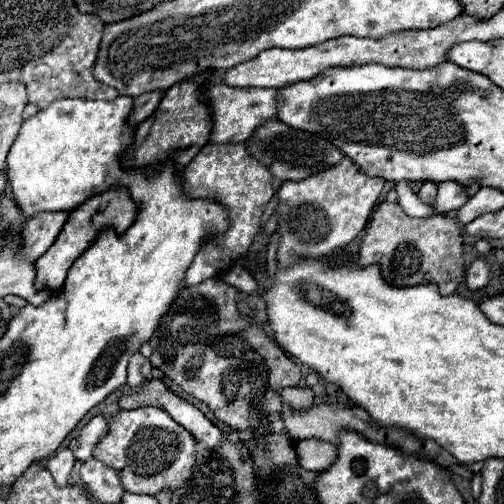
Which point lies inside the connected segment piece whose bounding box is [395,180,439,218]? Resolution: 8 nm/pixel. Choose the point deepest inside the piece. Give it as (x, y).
(410, 202)

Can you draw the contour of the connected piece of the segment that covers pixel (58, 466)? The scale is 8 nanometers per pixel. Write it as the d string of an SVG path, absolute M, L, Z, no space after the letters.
M63 448L63 450L59 450L55 456L49 458L47 468L51 470L51 474L53 474L53 478L57 480L57 484L63 486L63 484L69 482L69 474L71 474L73 464L75 464L73 452L71 452L69 448Z

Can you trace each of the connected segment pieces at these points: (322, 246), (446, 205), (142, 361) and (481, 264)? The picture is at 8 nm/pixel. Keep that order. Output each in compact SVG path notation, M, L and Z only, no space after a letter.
M343 158L343 164L337 164L335 168L323 170L315 176L309 176L307 180L301 182L283 182L281 188L277 190L279 194L279 204L277 204L277 212L279 212L279 234L281 234L281 242L279 242L279 250L277 250L277 260L281 266L289 266L293 260L305 256L305 258L319 258L325 256L337 248L347 246L353 238L357 238L363 228L369 222L369 216L373 212L373 208L377 206L377 200L383 192L385 180L383 178L371 178L367 176L357 164L353 164L349 158Z
M447 180L447 182L441 182L439 184L439 192L437 192L437 198L435 198L435 204L433 206L441 214L447 214L447 212L459 210L467 200L469 200L467 186L461 184L461 182Z
M133 356L129 360L129 368L127 368L127 384L131 388L137 388L141 384L145 384L151 378L151 362L147 358Z
M475 260L469 268L467 268L467 276L465 276L465 280L467 280L467 286L471 288L471 290L477 290L477 288L483 288L487 282L489 282L489 266L487 266L487 262L485 260Z

